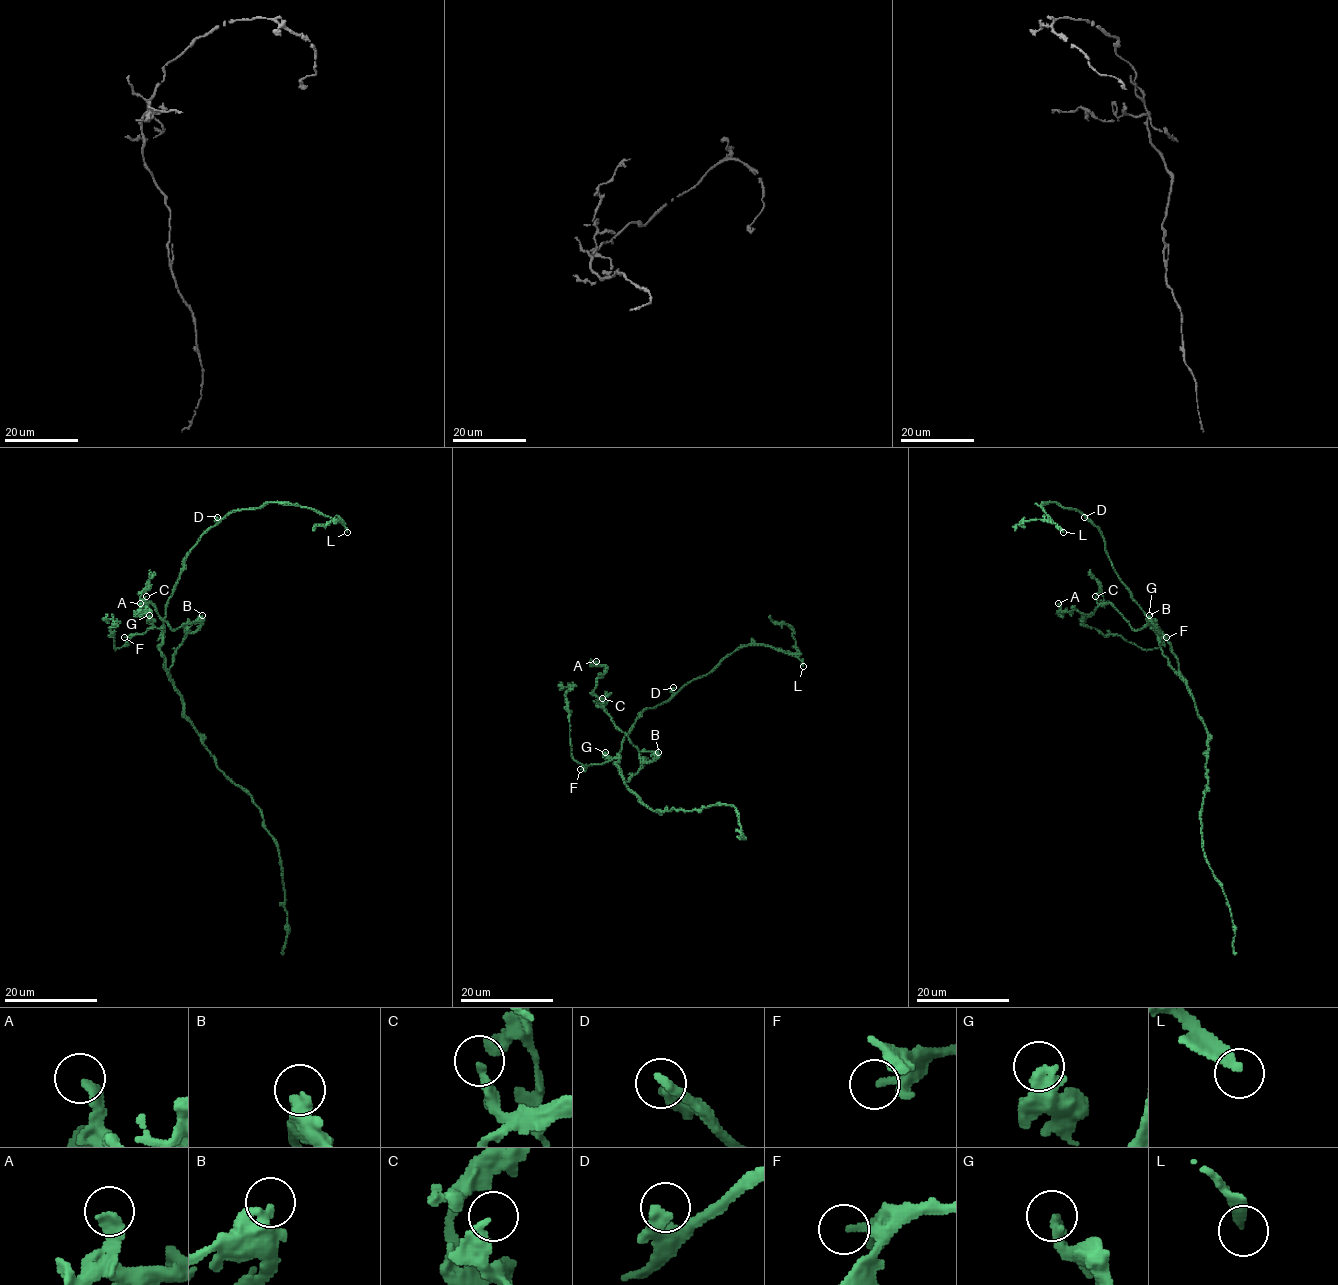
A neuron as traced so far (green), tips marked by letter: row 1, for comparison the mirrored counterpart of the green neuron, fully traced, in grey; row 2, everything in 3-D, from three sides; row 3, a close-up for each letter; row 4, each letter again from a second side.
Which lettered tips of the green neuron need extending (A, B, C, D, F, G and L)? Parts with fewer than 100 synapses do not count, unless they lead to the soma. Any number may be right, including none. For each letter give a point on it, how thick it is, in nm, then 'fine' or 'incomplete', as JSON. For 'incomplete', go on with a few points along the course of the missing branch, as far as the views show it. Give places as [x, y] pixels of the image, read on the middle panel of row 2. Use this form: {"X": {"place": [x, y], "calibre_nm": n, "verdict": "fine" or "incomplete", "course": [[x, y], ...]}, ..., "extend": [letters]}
{"A": {"place": [596, 661], "calibre_nm": 340, "verdict": "fine"}, "B": {"place": [658, 752], "calibre_nm": 460, "verdict": "fine"}, "C": {"place": [602, 698], "calibre_nm": 260, "verdict": "fine"}, "D": {"place": [673, 687], "calibre_nm": 400, "verdict": "fine"}, "F": {"place": [580, 769], "calibre_nm": 200, "verdict": "fine"}, "G": {"place": [605, 752], "calibre_nm": 420, "verdict": "fine"}, "L": {"place": [803, 666], "calibre_nm": 240, "verdict": "incomplete", "course": [[803, 666], [803, 671], [814, 678], [813, 686], [803, 699], [788, 710]]}, "extend": ["L"]}

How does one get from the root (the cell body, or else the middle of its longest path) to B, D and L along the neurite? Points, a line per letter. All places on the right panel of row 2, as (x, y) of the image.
B: (1162, 651), (1177, 671), (1177, 656), (1149, 615)
D: (1162, 651), (1158, 632), (1114, 569), (1101, 531), (1084, 517)
L: (1162, 651), (1158, 632), (1114, 569), (1100, 529), (1076, 510), (1055, 503), (1042, 505), (1063, 532)

